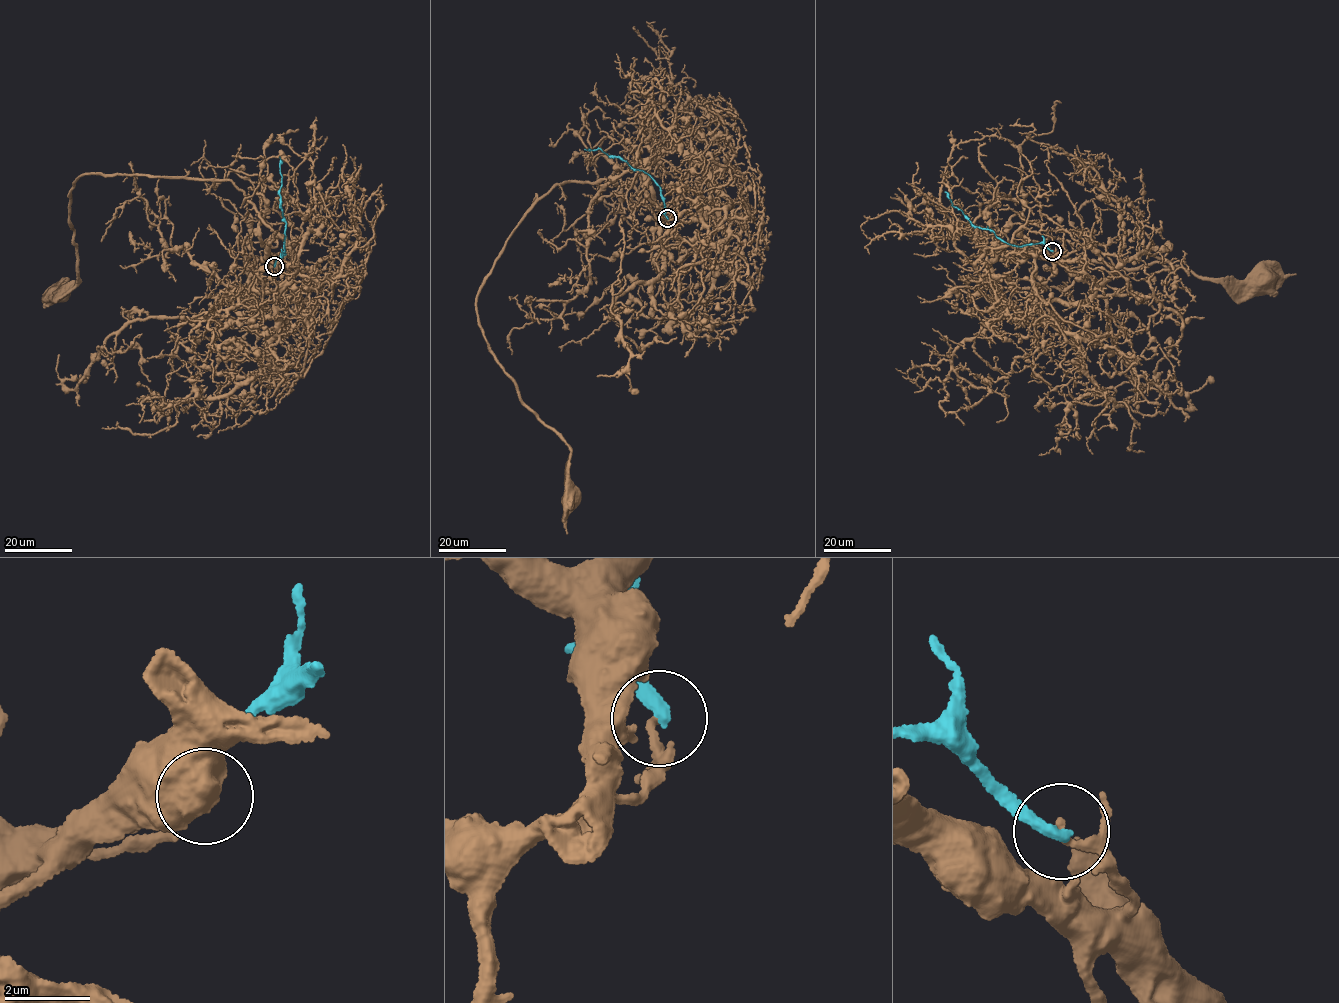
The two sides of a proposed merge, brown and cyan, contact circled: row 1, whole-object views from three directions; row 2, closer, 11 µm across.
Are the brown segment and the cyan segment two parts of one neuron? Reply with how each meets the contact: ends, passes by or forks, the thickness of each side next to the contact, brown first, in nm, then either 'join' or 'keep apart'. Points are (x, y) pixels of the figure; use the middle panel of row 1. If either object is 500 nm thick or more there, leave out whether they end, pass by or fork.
brown ends; cyan ends; calibres 170 and 320 nm; keep apart

